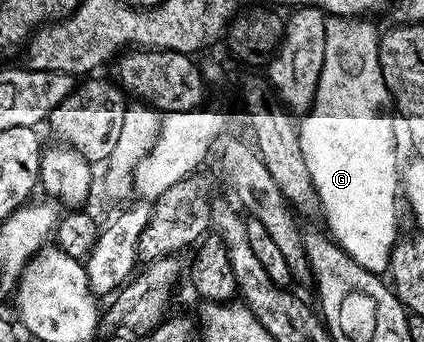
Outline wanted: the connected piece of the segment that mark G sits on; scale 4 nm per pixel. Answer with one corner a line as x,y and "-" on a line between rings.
331,17
327,21
327,32
325,33
325,65
321,65
321,77
317,81
317,93
311,102
311,110
302,116
298,124
299,140
301,141
301,153
305,153
305,165
309,165
309,173
313,177
313,185
319,194
322,214
327,214
327,223
330,234
336,240
343,241
346,235
359,235
355,243
346,244
345,250
348,255
353,256
366,271
383,273
388,270
388,263
391,259
391,251
397,242
395,234
399,231
399,219
395,216
395,198
401,195
401,167
399,155
395,152
395,119
391,116
393,112
393,100
389,89
385,85
385,77
381,73
381,61
379,60
379,37
380,32
375,31
371,23
365,22
362,18
338,18

